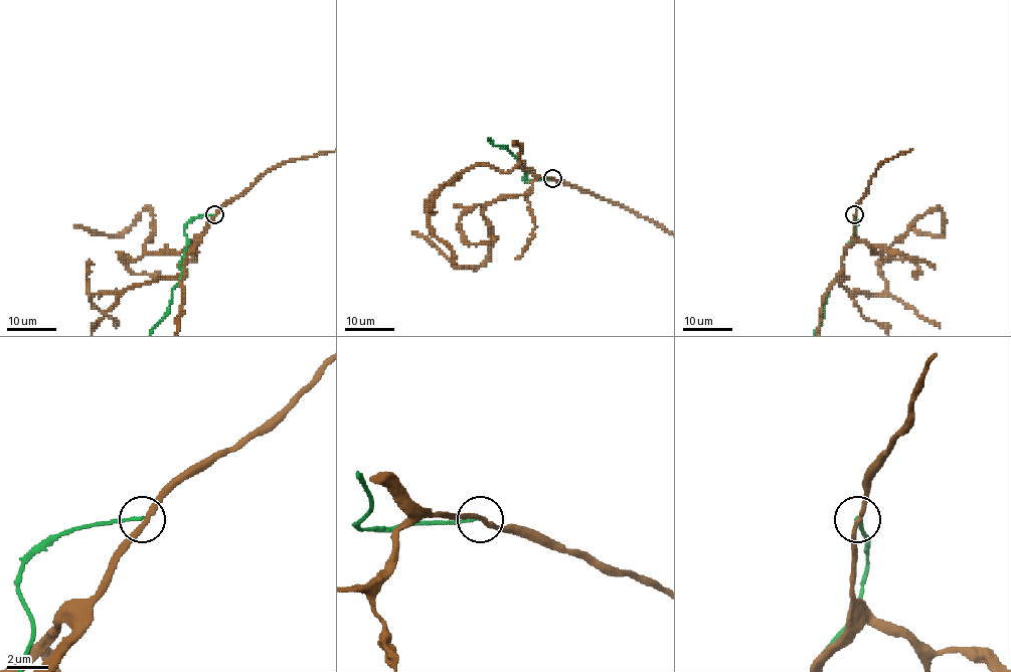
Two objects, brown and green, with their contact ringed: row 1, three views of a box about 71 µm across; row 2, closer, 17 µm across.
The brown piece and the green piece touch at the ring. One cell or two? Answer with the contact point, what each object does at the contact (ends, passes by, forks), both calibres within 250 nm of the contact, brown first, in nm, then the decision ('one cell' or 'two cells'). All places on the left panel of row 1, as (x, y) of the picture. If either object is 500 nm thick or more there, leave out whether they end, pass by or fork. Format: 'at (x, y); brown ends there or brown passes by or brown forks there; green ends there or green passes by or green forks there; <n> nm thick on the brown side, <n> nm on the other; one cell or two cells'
at (214, 214); brown passes by; green ends there; 240 nm thick on the brown side, 150 nm on the other; two cells

